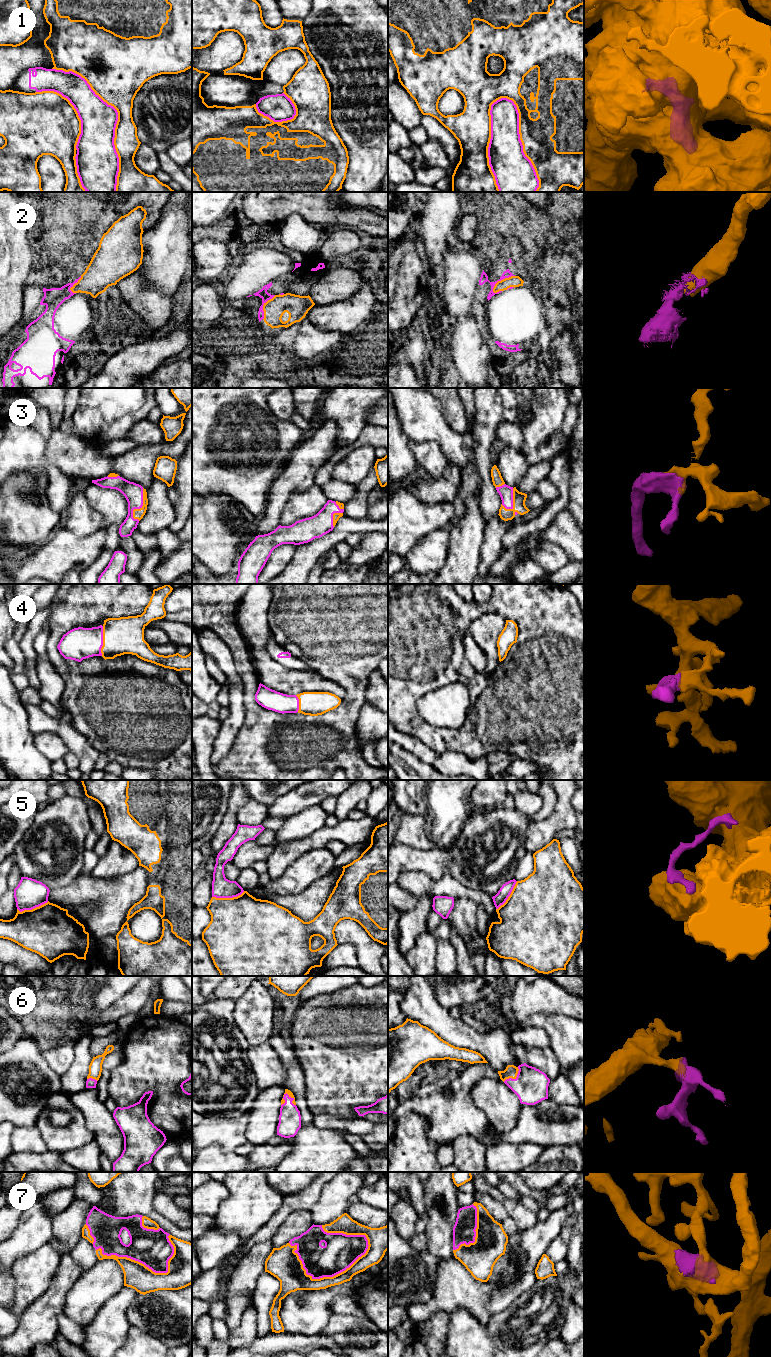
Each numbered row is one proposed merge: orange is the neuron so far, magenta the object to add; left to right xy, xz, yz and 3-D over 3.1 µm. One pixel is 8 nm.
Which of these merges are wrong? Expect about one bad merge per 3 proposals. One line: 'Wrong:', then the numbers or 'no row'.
Wrong: 1, 5

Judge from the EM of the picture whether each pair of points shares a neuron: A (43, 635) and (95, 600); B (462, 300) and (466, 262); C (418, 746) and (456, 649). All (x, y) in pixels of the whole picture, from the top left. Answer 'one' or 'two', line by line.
A: two
B: one
C: two

